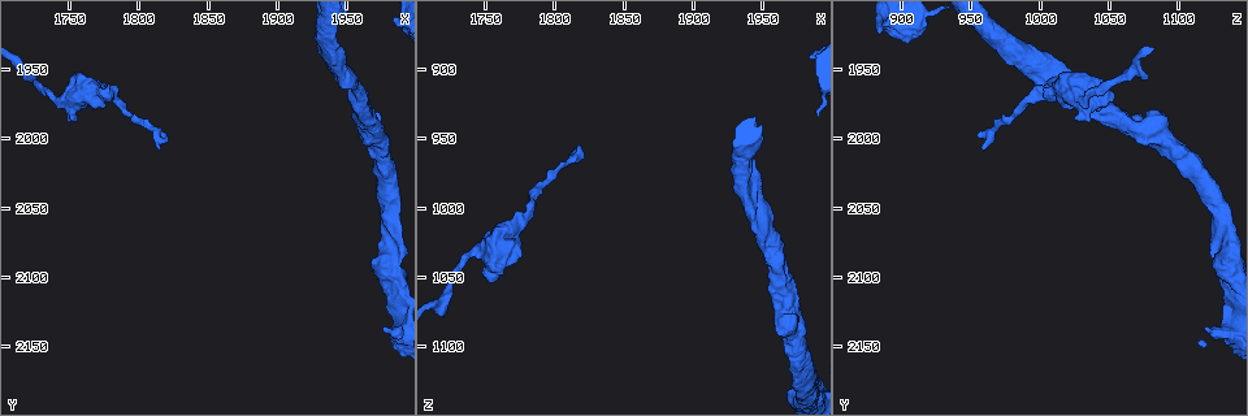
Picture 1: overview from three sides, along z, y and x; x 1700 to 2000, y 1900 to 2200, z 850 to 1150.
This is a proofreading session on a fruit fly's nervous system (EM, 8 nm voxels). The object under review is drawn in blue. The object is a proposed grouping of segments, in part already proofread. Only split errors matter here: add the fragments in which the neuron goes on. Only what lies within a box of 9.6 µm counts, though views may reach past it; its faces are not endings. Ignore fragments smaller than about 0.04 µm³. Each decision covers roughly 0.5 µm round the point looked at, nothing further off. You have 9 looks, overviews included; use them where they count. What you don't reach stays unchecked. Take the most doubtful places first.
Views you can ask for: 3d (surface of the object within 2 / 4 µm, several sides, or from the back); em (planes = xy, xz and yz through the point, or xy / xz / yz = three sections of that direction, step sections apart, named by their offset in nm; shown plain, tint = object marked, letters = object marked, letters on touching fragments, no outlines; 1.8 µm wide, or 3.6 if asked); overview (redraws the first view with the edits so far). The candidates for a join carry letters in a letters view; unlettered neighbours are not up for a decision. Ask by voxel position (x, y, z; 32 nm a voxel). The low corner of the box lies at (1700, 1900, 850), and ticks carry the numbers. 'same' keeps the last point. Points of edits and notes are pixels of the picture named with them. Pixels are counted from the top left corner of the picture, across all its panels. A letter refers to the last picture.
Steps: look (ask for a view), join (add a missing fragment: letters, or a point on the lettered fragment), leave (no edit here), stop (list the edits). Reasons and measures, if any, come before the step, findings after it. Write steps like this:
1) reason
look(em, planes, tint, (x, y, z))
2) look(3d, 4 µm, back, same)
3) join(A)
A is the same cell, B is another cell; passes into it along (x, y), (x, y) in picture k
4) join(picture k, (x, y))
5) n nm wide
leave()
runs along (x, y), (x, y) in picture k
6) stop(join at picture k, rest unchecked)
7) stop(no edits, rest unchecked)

thin end
look(em, xy, step 4, letters, (1812, 2006, 958))

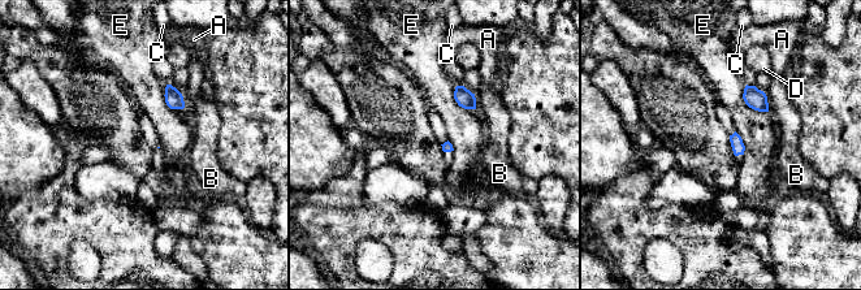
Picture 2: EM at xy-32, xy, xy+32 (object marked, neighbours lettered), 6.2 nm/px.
leave()
A, B, C, D and E are other cells; border along (745, 85), (743, 100), (768, 112) in picture 2; none of them fits

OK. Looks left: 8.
free end
look(em, planes, letters, (1978, 2134, 1122))

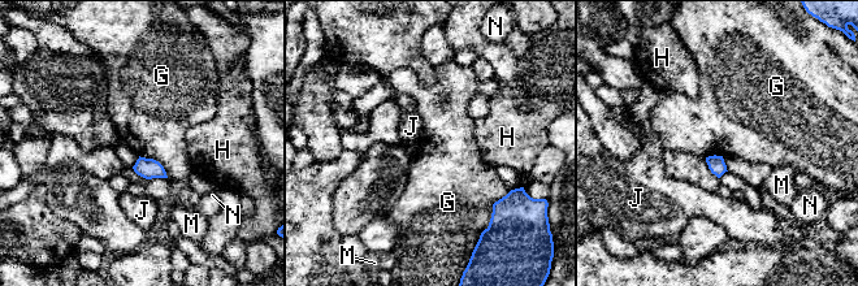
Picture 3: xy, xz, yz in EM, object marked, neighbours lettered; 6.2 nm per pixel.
leave()
G, H, J, M and N are other cells; no lettered fragment goes on from it

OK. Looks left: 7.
branch stops here
look(em, xy, step 4, letters, (1722, 1956, 1078))

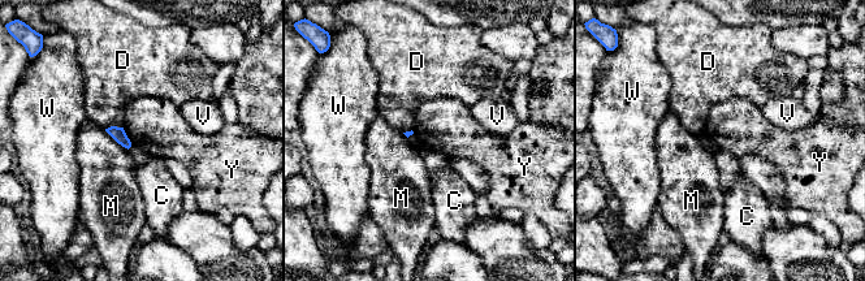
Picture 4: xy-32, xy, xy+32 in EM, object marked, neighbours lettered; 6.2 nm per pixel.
leave()
C, D, M, V, W and Y are other cells; border along (122, 126), (132, 142) in picture 4; none of them fits

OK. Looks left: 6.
sudden change in width
look(em, 3.6 µm, yz, step 8, tint, (1764, 1968, 1022))

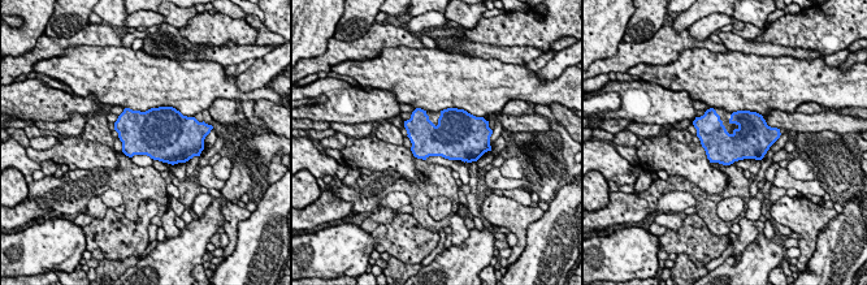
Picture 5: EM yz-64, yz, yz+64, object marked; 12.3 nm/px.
another direction
look(em, 3.6 µm, planes, tint, same)

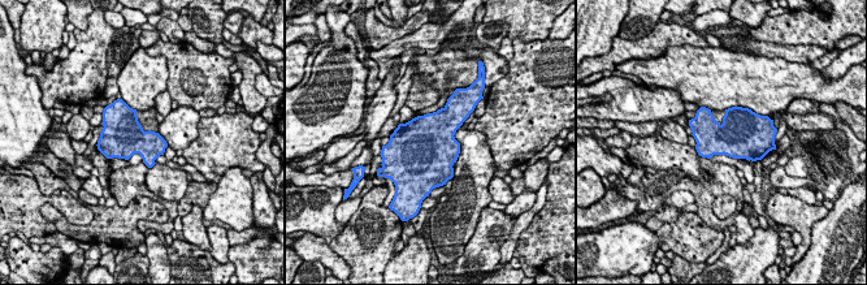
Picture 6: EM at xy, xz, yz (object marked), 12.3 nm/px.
look(em, 3.6 µm, planes, letters, same)

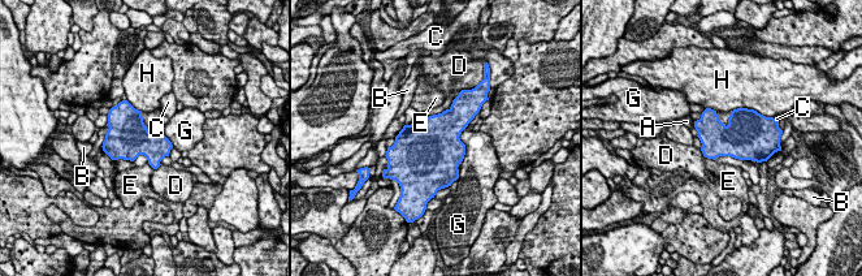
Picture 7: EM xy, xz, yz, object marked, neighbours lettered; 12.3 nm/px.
leave()
A, B, C, D, E, G and H are other cells; border along (466, 126), (460, 163) in picture 7; no lettered fragment goes on from it

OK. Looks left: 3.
stop(no edits, rest unchecked)

